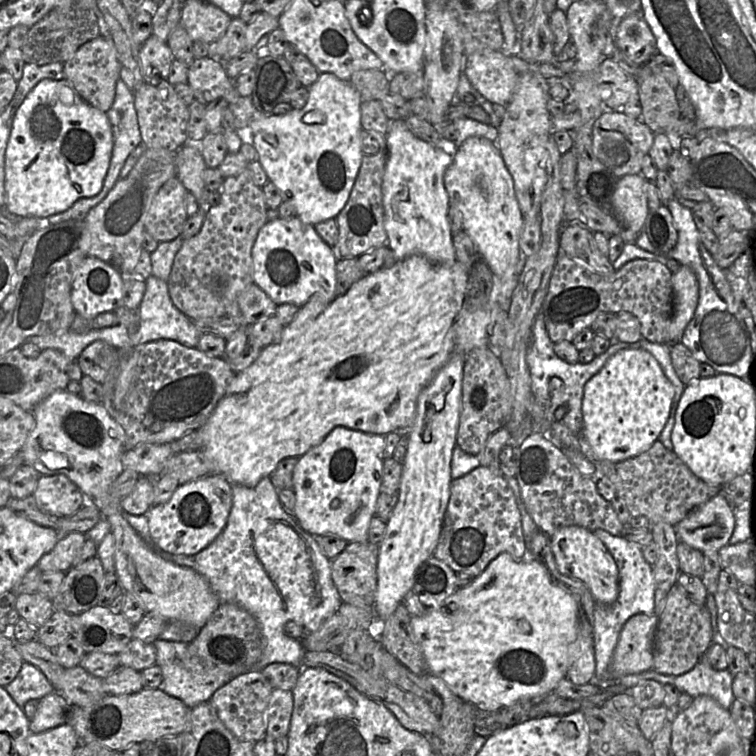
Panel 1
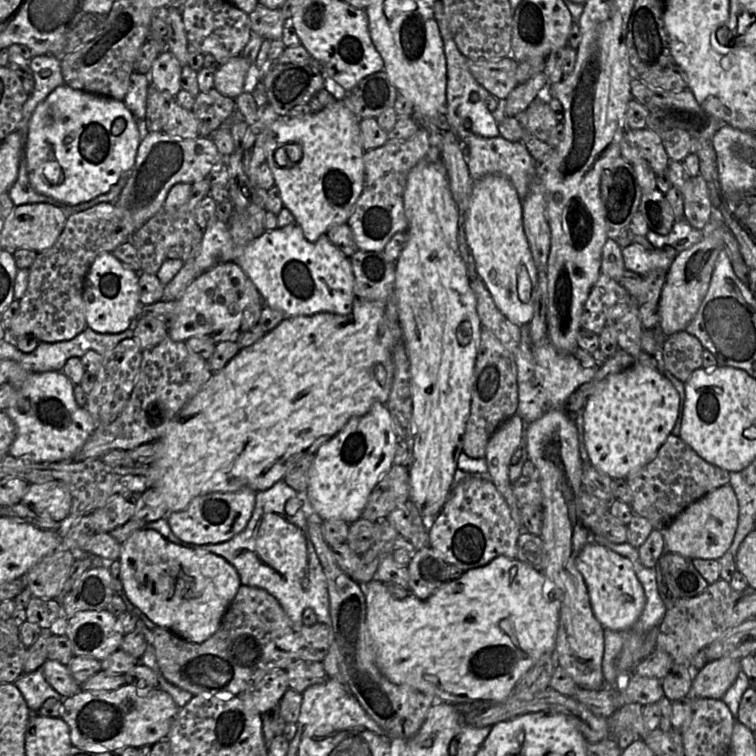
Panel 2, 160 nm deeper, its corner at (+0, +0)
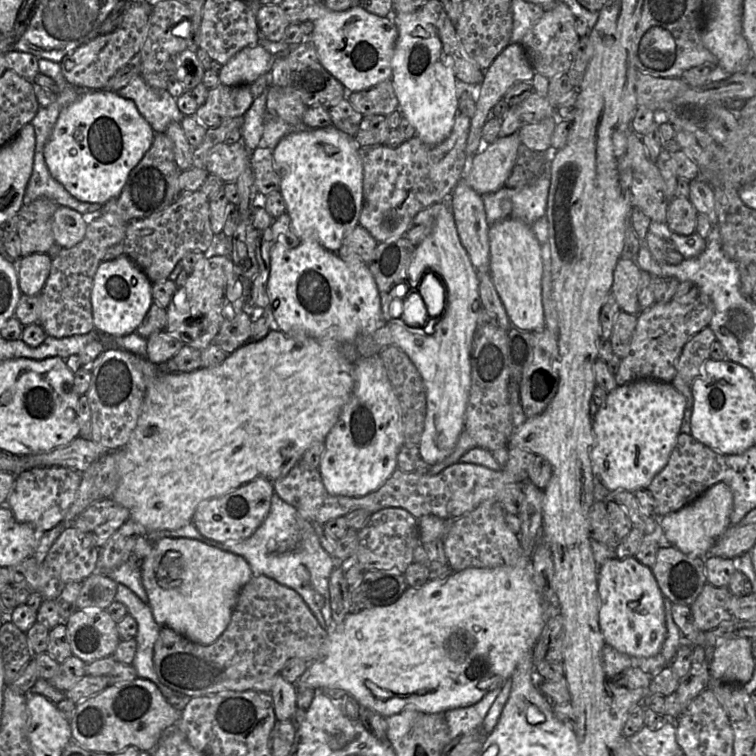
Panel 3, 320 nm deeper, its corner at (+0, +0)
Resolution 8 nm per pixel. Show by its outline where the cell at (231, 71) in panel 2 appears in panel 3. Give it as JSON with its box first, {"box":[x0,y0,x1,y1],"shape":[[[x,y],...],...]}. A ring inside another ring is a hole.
{"box":[218,44,273,85],"shape":[[[260,44],[246,47],[222,65],[218,72],[223,85],[252,84],[260,75],[272,69],[273,55]]]}

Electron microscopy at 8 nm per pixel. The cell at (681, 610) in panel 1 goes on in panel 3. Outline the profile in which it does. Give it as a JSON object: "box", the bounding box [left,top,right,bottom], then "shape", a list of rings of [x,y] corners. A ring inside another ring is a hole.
{"box":[690,582,733,631],"shape":[[[708,582],[701,593],[690,605],[690,609],[697,628],[709,631],[720,623],[733,619],[729,610],[729,603],[733,596],[728,587],[715,587]]]}

